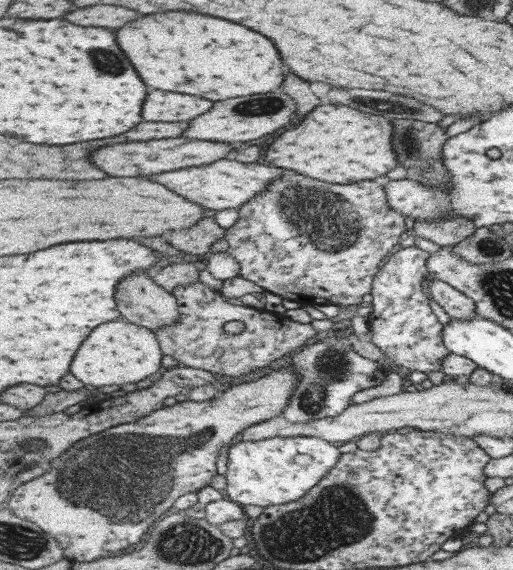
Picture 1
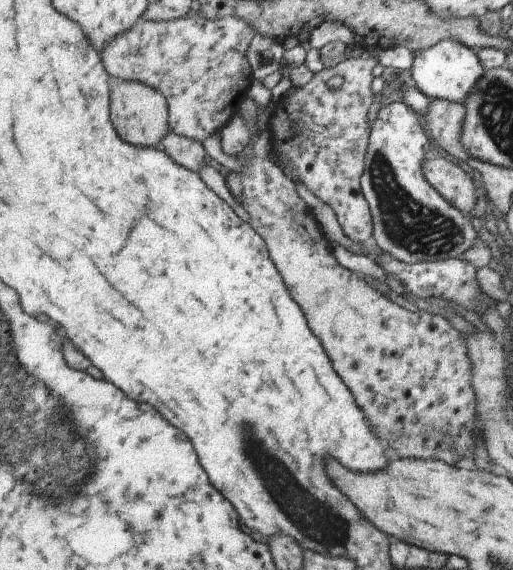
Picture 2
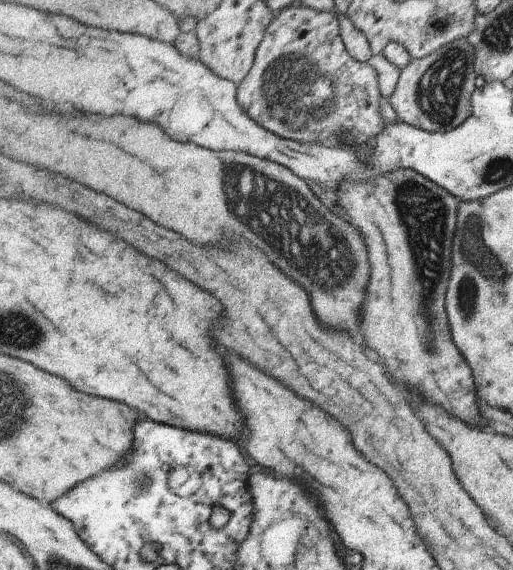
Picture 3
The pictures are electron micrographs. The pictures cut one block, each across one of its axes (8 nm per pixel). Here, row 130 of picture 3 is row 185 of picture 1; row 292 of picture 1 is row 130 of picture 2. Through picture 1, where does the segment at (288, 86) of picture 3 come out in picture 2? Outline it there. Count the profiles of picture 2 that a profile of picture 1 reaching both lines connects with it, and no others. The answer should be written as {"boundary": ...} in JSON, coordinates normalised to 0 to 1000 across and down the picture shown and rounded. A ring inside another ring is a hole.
{"boundary":[[[713,84],[712,91],[694,102],[680,100],[649,119],[628,121],[610,133],[606,144],[581,154],[573,167],[565,161],[552,167],[544,186],[532,188],[532,198],[536,198],[528,202],[532,211],[520,218],[534,242],[530,267],[556,277],[559,295],[552,296],[554,304],[563,312],[567,309],[585,312],[612,344],[643,360],[671,411],[692,428],[721,428],[727,426],[729,418],[723,368],[717,351],[704,337],[704,305],[712,298],[713,267],[721,254],[727,221],[727,216],[719,218],[715,204],[731,179],[725,151],[727,123],[735,116],[739,116],[739,98]],[[649,133],[665,133],[671,139],[667,151],[655,161],[641,158],[641,140]]]}

